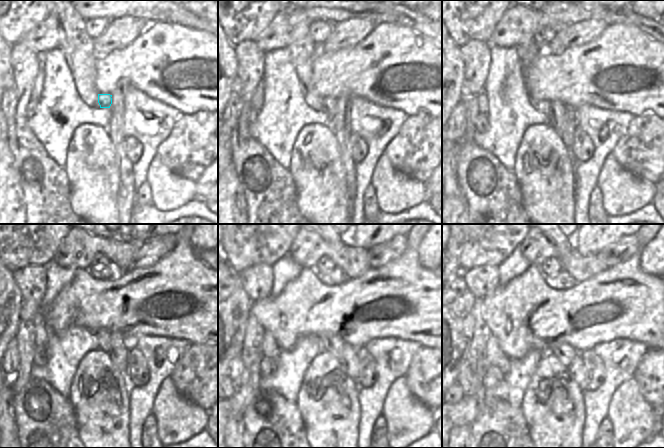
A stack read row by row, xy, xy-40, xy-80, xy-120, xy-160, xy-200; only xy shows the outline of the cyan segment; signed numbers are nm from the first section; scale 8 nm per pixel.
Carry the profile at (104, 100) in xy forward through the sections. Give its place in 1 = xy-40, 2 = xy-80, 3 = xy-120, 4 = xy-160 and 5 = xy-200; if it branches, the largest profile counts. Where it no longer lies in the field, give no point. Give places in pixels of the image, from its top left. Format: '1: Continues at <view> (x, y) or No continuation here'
1: Continues at xy-40 (330, 104)
2: Continues at xy-80 (558, 109)
3: Continues at xy-120 (118, 353)
4: Continues at xy-160 (349, 361)
5: Continues at xy-200 (577, 369).

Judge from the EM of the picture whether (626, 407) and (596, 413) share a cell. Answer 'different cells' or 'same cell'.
different cells

